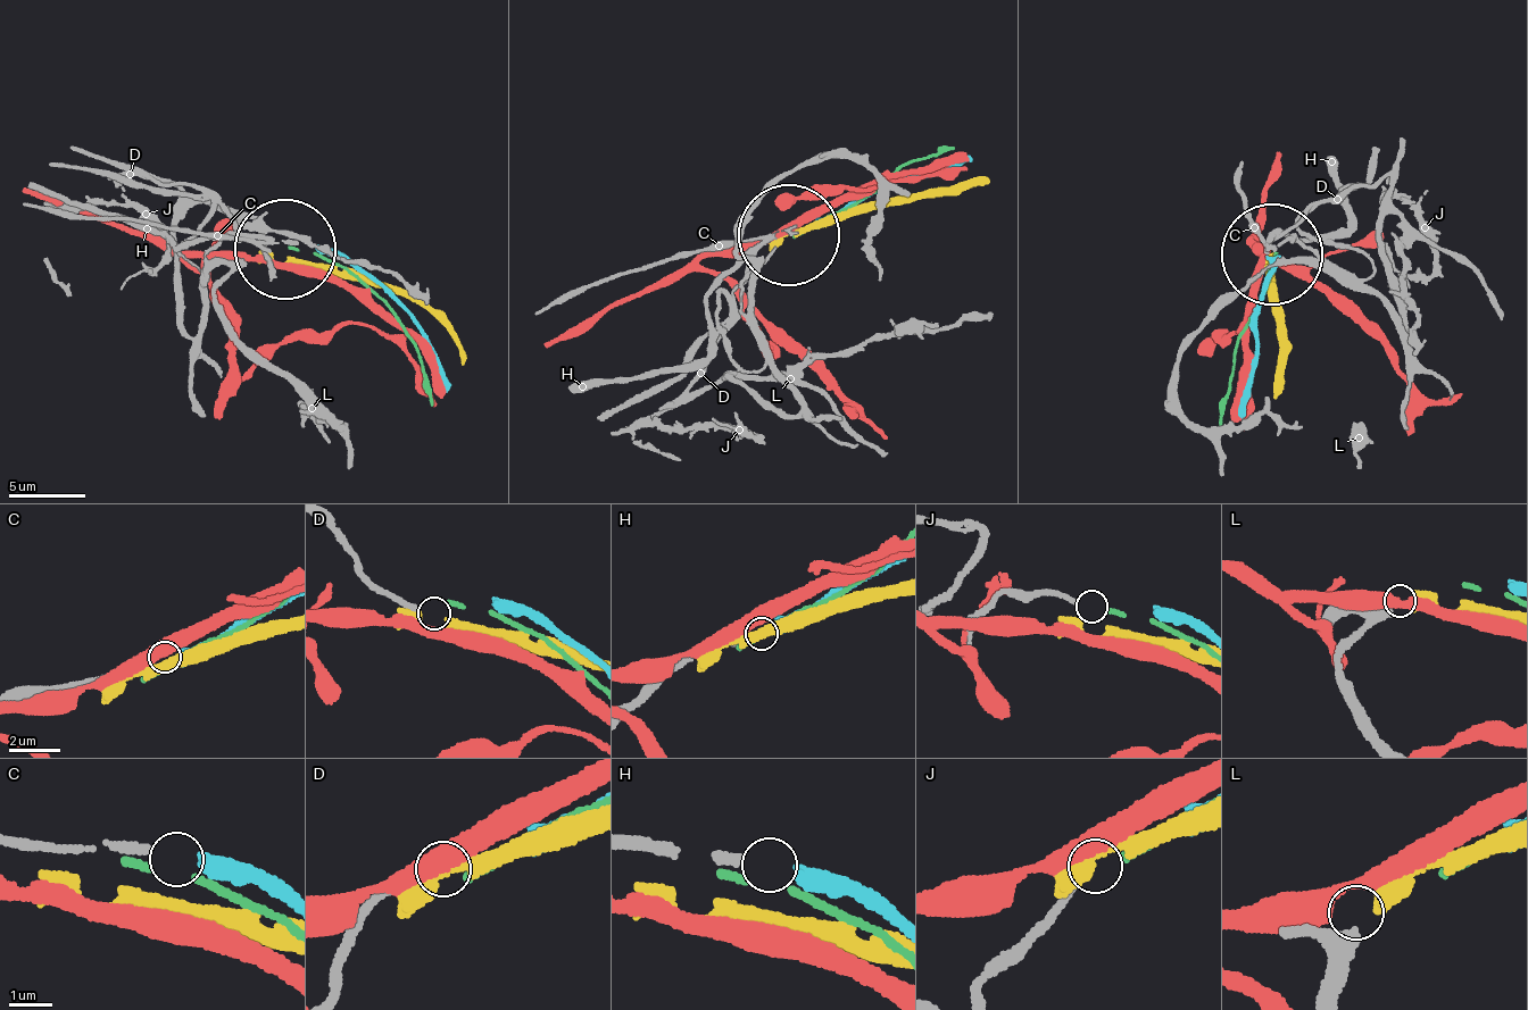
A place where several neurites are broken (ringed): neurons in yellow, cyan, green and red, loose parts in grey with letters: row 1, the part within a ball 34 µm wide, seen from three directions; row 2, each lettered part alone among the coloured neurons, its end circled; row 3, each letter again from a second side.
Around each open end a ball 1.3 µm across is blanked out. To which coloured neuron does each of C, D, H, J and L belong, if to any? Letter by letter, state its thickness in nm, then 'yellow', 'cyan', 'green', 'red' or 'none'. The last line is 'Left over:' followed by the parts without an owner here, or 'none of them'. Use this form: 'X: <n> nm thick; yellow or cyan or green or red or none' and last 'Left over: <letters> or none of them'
C: 200 nm thick; none
D: 220 nm thick; none
H: 220 nm thick; cyan
J: 170 nm thick; green
L: 340 nm thick; yellow
Left over: C, D

